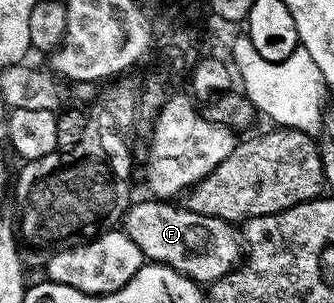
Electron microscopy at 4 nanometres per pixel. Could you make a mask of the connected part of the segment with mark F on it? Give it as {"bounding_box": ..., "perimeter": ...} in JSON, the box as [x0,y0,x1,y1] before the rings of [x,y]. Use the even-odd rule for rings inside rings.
{"bounding_box":[120,198,244,286],"perimeter":[[[162,198],[135,199],[127,208],[120,225],[136,246],[140,246],[143,257],[155,264],[163,264],[184,274],[199,286],[209,286],[224,278],[240,264],[244,256],[240,232],[233,223],[219,217],[194,213],[185,206],[167,202]]]}

